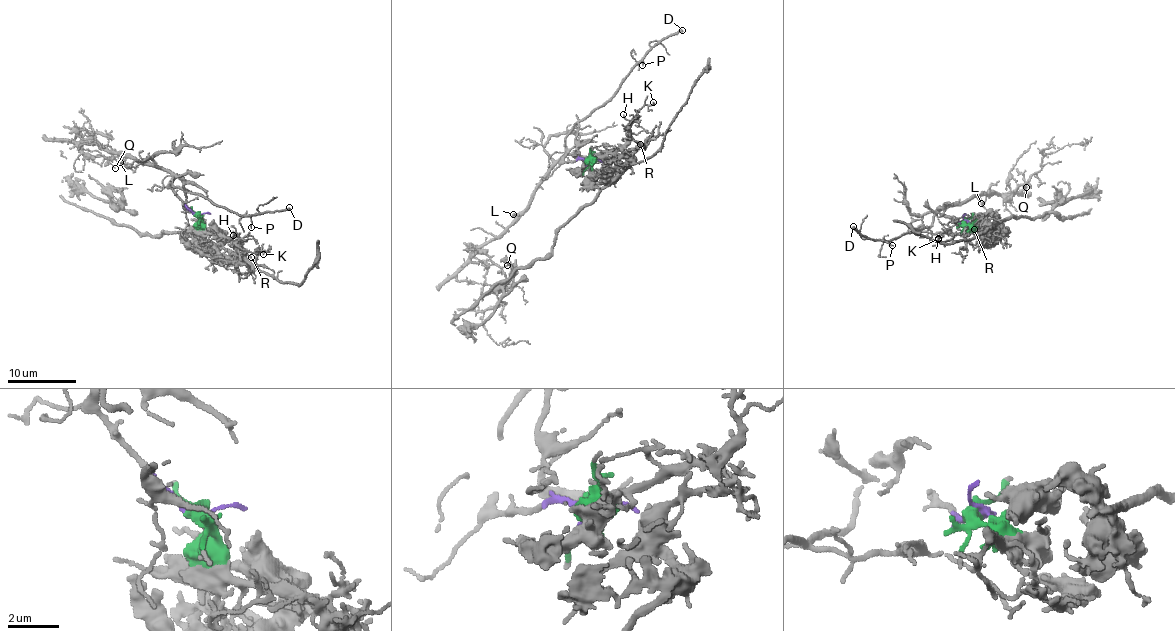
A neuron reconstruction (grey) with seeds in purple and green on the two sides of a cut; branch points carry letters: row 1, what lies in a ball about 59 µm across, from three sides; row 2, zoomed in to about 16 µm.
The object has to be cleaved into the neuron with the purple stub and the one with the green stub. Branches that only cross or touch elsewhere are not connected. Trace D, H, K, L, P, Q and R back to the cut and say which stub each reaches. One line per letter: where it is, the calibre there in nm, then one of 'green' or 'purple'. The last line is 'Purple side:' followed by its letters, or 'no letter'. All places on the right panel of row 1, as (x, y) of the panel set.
D: place (853, 226); calibre 240 nm; purple
H: place (938, 238); calibre 120 nm; green
K: place (938, 239); calibre 130 nm; green
L: place (981, 203); calibre 140 nm; purple
P: place (892, 245); calibre 110 nm; purple
Q: place (1026, 187); calibre 80 nm; purple
R: place (974, 229); calibre 110 nm; green
Purple side: D, L, P, Q

